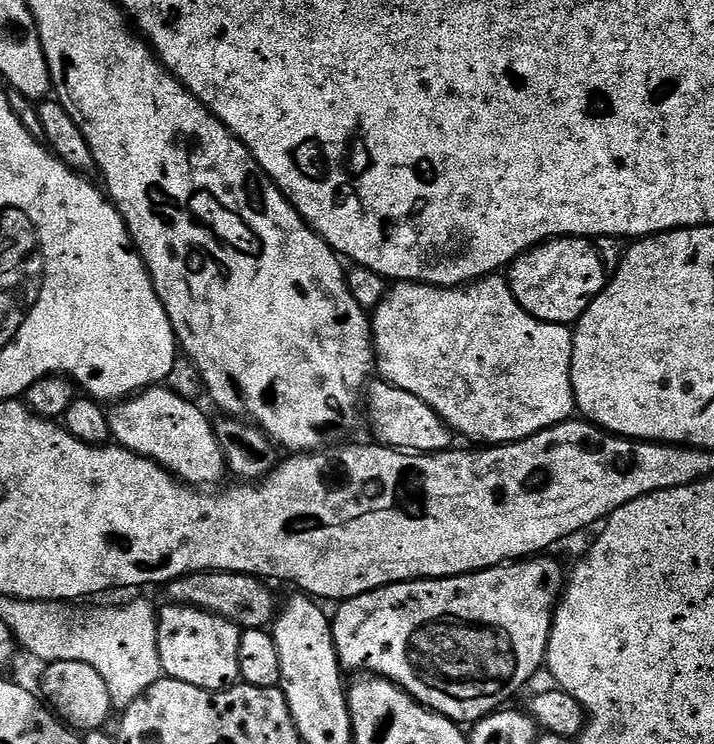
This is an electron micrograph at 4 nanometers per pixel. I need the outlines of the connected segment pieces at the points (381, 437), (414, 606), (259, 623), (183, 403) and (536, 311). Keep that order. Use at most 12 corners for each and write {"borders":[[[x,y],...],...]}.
{"borders":[[[376,378],[366,420],[381,445],[447,452],[454,433],[422,398]],[[551,555],[388,584],[331,617],[341,669],[461,726],[543,669]],[[191,572],[167,585],[173,604],[241,630],[267,629],[278,600],[263,579]],[[166,386],[107,409],[112,440],[189,486],[226,476],[199,403]],[[591,239],[522,253],[506,279],[522,310],[572,326],[604,288]]]}

